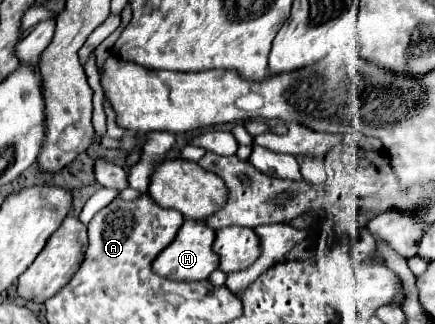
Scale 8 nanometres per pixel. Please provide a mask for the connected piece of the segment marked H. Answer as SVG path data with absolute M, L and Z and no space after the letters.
M186 220L182 224L182 228L178 230L176 240L158 254L158 260L154 262L154 272L164 278L170 278L170 280L192 280L192 282L208 280L208 276L220 264L218 254L212 250L214 238L216 238L216 232L208 224L196 222L196 220Z

